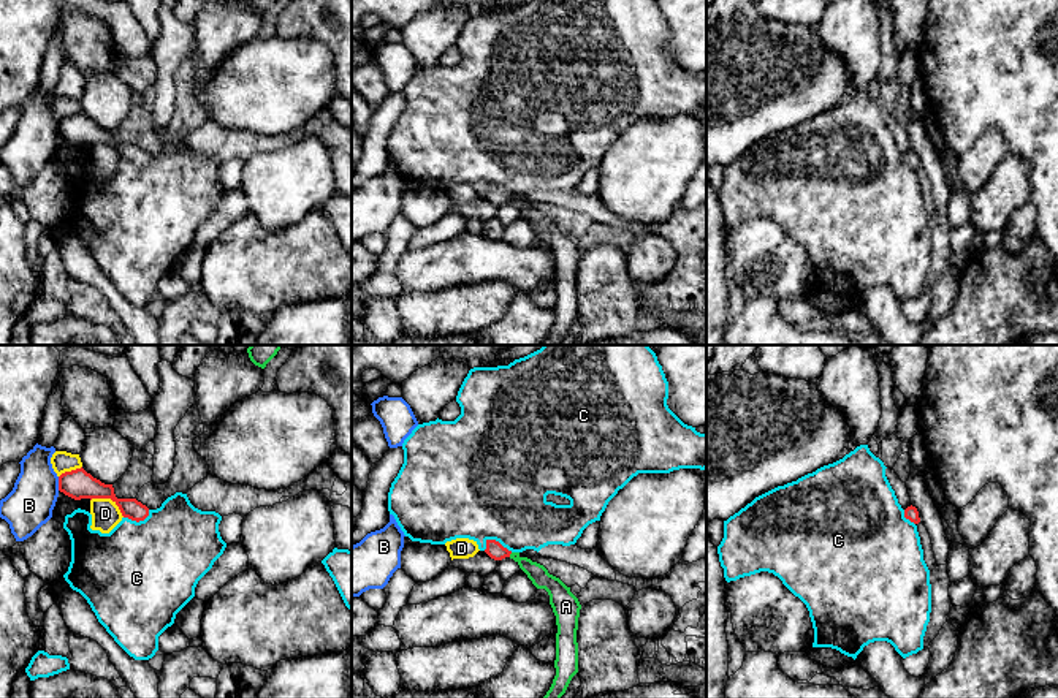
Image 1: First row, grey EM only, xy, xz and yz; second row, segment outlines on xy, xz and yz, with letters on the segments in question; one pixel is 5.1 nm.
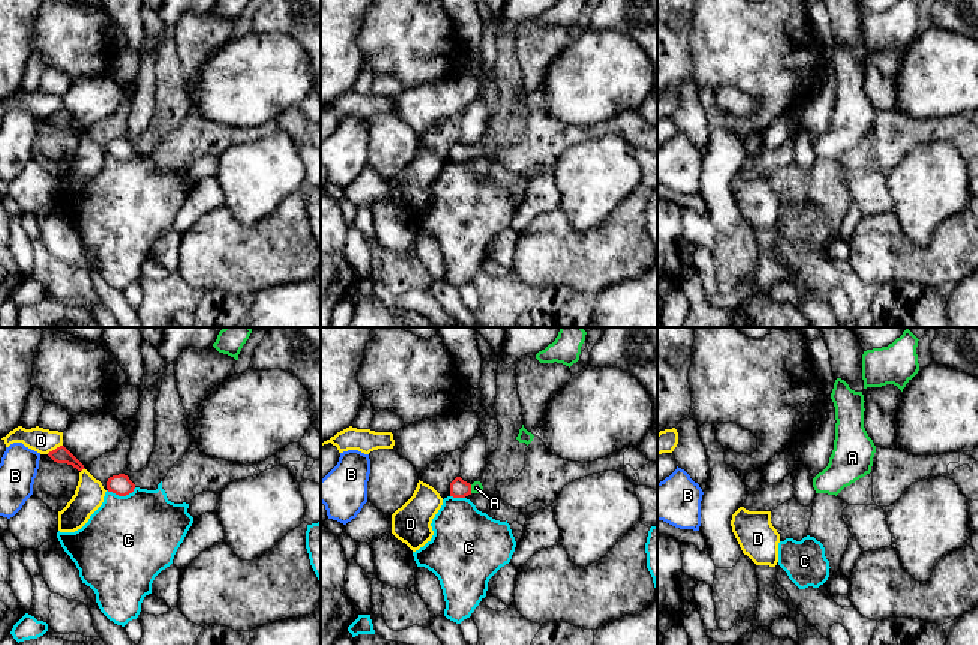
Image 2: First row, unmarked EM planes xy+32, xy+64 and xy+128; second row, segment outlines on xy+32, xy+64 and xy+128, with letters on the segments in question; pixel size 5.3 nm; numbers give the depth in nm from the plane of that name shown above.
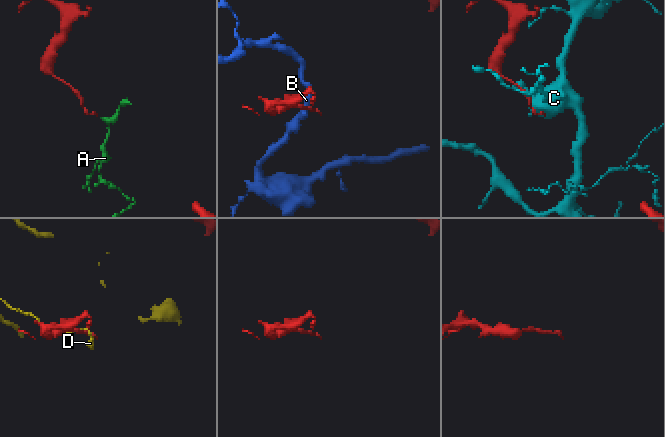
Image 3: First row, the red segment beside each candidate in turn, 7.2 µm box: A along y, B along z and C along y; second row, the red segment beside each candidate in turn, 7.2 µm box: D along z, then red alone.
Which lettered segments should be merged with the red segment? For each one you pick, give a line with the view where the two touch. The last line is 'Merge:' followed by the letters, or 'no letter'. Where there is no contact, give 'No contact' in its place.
A: Touches red in xz
Merge: A

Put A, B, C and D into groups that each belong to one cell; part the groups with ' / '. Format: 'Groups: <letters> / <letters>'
Groups: A / B / C / D

